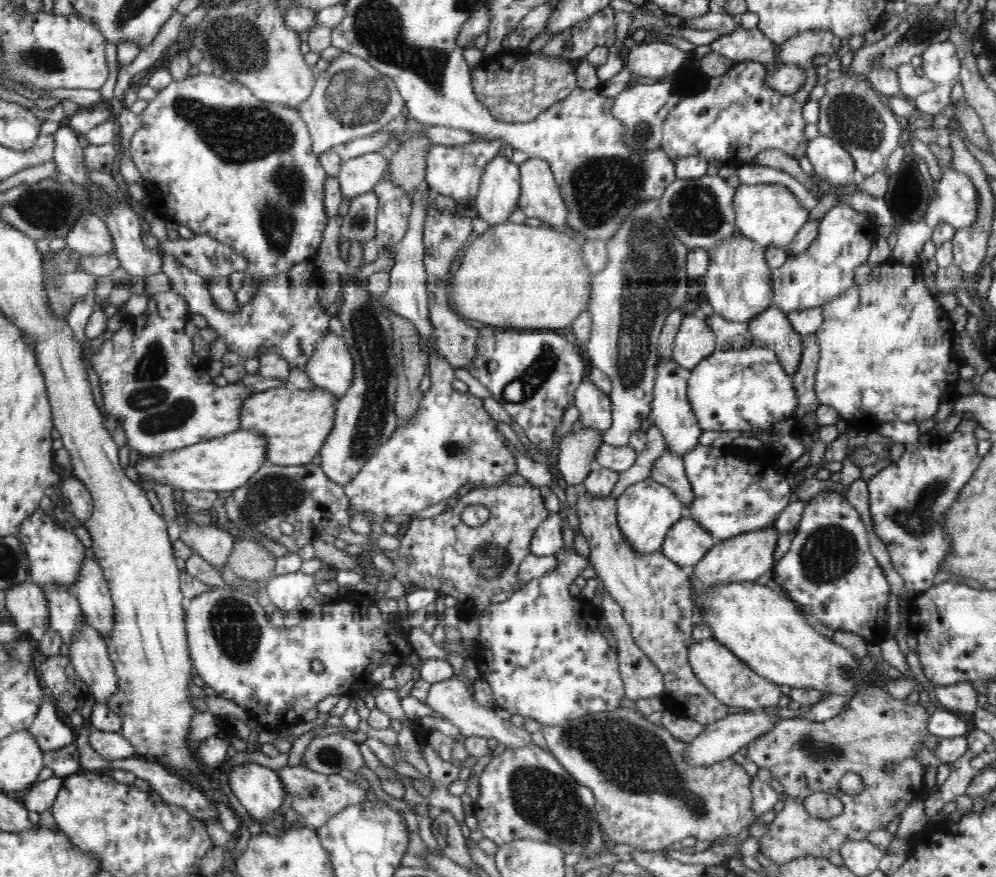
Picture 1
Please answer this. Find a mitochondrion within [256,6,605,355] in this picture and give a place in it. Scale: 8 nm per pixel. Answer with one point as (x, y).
(355, 100)

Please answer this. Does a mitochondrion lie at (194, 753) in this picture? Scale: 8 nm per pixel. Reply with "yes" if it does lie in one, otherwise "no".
no

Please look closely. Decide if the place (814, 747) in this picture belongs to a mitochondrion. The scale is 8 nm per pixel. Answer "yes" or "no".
yes

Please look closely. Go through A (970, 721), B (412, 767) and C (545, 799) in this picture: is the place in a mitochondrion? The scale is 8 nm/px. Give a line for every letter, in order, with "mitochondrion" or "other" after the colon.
A: other
B: other
C: mitochondrion

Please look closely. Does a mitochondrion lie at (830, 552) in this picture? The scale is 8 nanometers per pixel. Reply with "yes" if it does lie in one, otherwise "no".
yes

